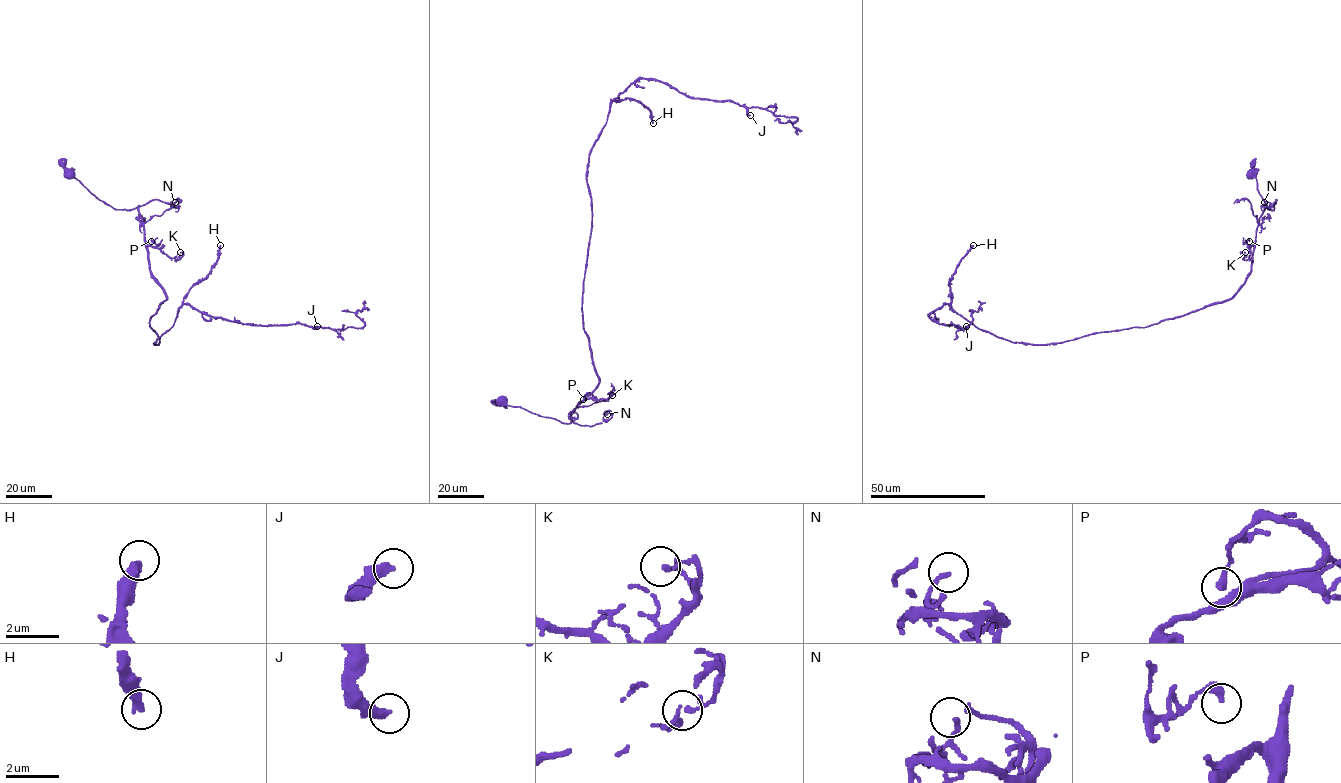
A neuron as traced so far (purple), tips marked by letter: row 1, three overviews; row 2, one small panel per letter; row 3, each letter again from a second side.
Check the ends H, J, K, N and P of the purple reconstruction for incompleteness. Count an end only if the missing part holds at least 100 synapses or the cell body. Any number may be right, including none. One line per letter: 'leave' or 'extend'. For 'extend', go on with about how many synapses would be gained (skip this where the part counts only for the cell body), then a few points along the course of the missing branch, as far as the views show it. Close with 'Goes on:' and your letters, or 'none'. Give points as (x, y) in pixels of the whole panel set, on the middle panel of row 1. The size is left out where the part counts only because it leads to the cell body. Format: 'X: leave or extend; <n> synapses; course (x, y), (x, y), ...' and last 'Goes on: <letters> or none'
H: extend; 100 synapses; course (653, 123), (650, 152), (641, 165), (637, 181), (631, 187), (620, 183), (622, 191)
J: extend; 120 synapses; course (750, 115), (761, 135), (774, 142), (762, 150)
K: leave
N: leave
P: leave
Goes on: H, J

